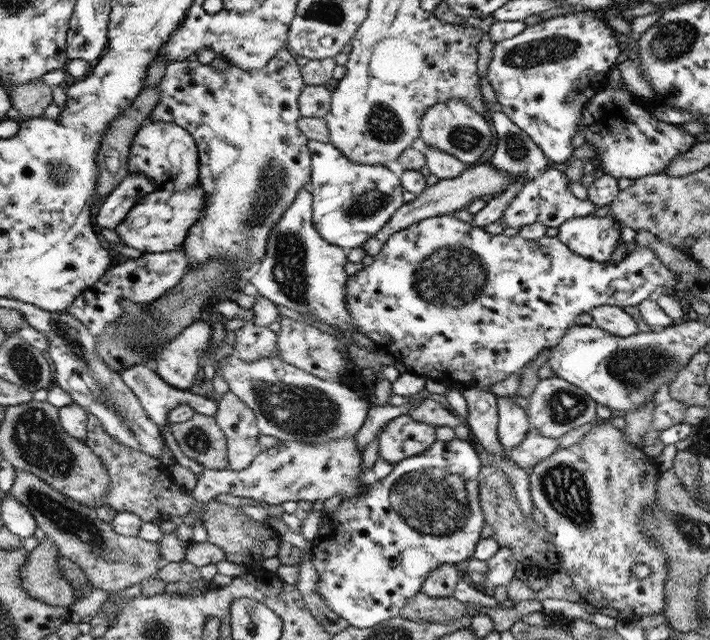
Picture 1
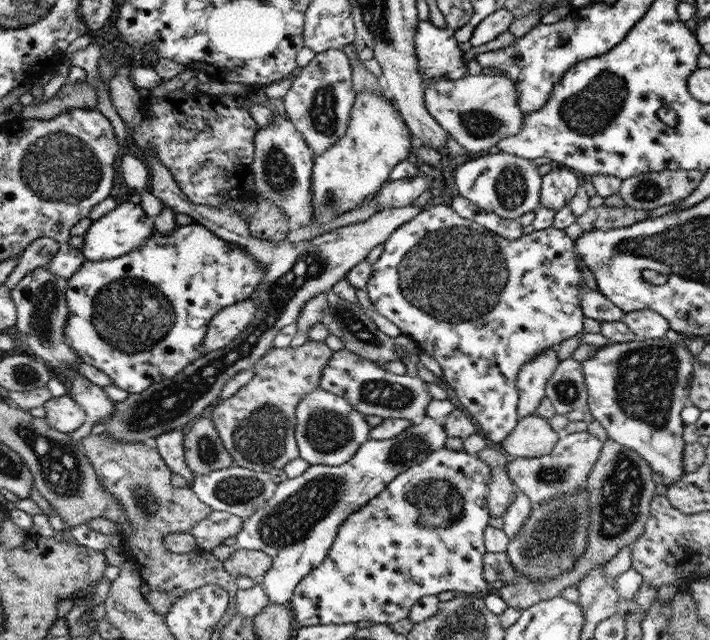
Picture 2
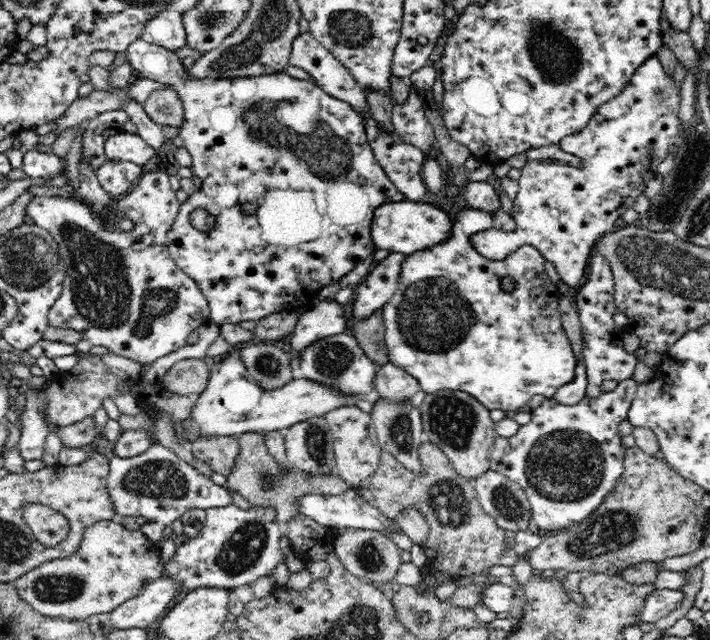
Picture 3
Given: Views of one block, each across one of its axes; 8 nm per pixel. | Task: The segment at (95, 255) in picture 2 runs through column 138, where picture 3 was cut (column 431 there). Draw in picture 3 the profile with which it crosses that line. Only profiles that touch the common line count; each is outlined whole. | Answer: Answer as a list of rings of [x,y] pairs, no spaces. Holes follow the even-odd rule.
[[[398,202],[394,205],[384,205],[376,210],[372,225],[373,243],[376,249],[388,250],[390,253],[400,253],[408,256],[426,248],[438,246],[452,236],[454,220],[441,209],[432,204],[416,202]]]

